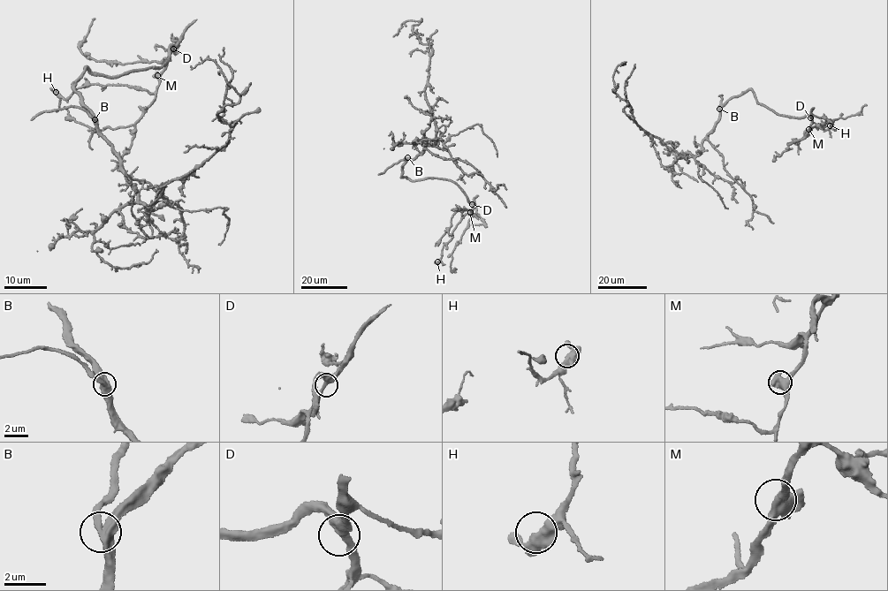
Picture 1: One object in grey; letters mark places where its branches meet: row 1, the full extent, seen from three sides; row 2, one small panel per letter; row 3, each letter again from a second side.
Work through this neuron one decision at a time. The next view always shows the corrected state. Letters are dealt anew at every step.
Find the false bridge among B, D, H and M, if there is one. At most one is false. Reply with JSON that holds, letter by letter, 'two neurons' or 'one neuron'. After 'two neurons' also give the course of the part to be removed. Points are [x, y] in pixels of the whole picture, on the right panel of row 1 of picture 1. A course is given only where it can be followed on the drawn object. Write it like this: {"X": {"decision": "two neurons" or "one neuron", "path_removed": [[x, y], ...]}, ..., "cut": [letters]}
{"B": {"decision": "one neuron"}, "D": {"decision": "one neuron"}, "H": {"decision": "one neuron"}, "M": {"decision": "one neuron"}, "cut": []}

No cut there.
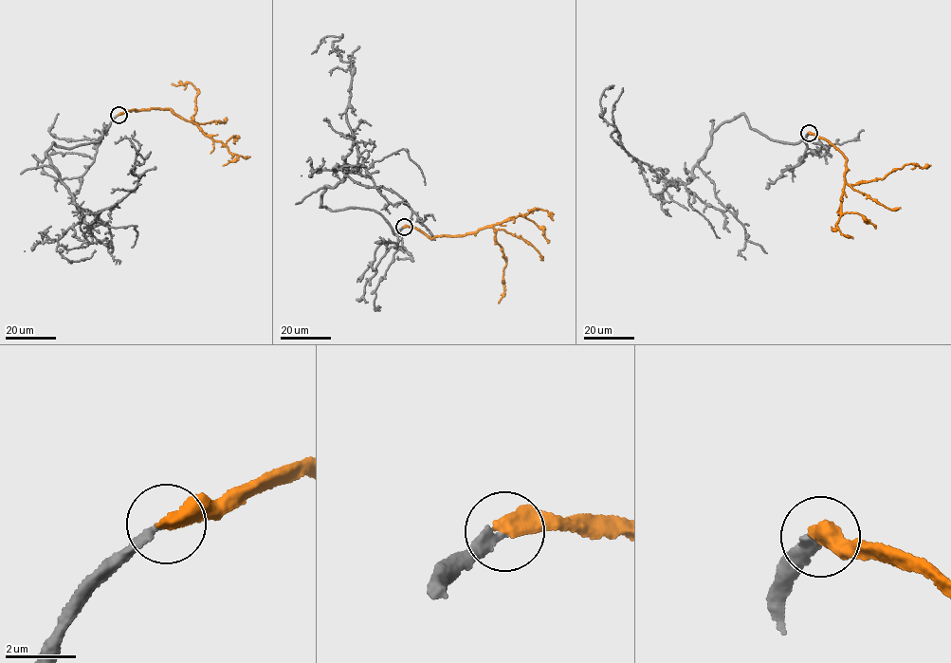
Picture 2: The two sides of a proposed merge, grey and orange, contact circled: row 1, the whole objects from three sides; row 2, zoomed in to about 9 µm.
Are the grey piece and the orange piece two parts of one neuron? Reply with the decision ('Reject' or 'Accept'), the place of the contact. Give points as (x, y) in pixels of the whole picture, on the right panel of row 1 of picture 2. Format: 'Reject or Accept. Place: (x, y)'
Accept. Place: (809, 133)

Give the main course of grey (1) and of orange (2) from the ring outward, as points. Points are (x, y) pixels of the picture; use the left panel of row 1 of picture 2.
1: (118, 114), (98, 142), (46, 154), (90, 226), (137, 187), (143, 158), (115, 143)
2: (118, 114), (134, 109), (167, 108), (195, 123), (192, 119), (198, 89), (188, 82), (183, 85), (172, 83)

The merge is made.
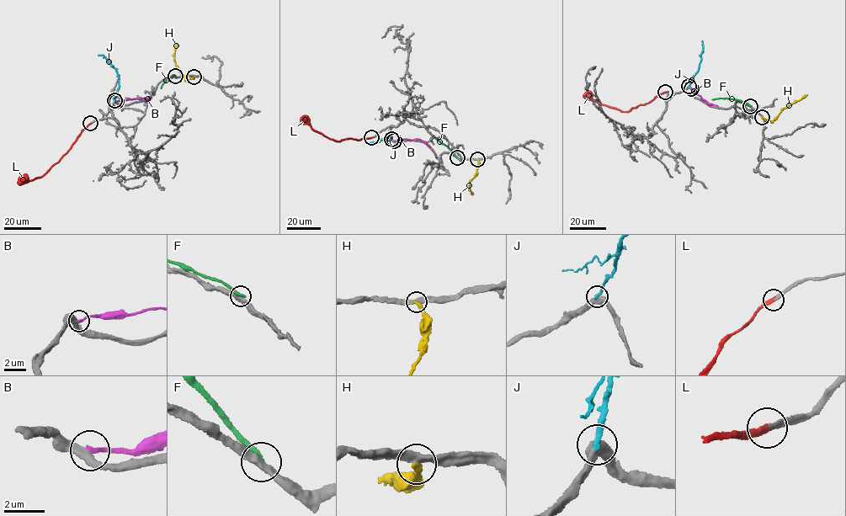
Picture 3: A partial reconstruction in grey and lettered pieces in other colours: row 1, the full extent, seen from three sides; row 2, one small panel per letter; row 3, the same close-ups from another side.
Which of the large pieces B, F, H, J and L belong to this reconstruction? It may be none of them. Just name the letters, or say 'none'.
L

